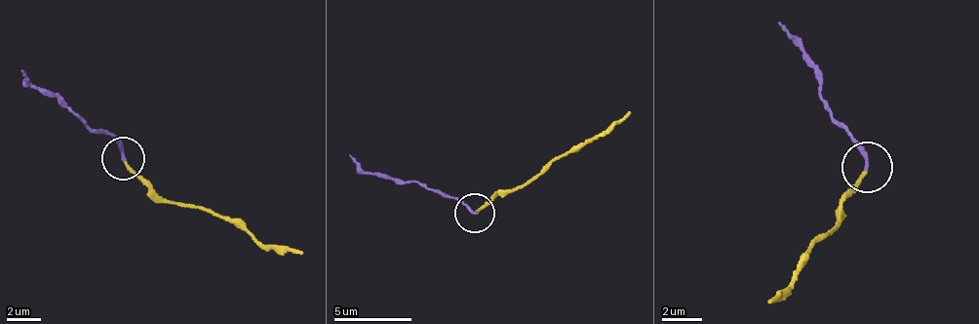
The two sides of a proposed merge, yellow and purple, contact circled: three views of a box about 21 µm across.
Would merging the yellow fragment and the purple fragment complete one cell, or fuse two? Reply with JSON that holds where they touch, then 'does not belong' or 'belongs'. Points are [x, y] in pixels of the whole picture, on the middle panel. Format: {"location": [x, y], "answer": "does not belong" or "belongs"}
{"location": [474, 213], "answer": "does not belong"}

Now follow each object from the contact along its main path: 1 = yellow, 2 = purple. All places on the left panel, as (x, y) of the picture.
1: (122, 161), (159, 195), (230, 217), (265, 246), (304, 253)
2: (122, 157), (122, 144), (112, 135), (90, 129), (57, 98), (34, 88), (21, 71)

